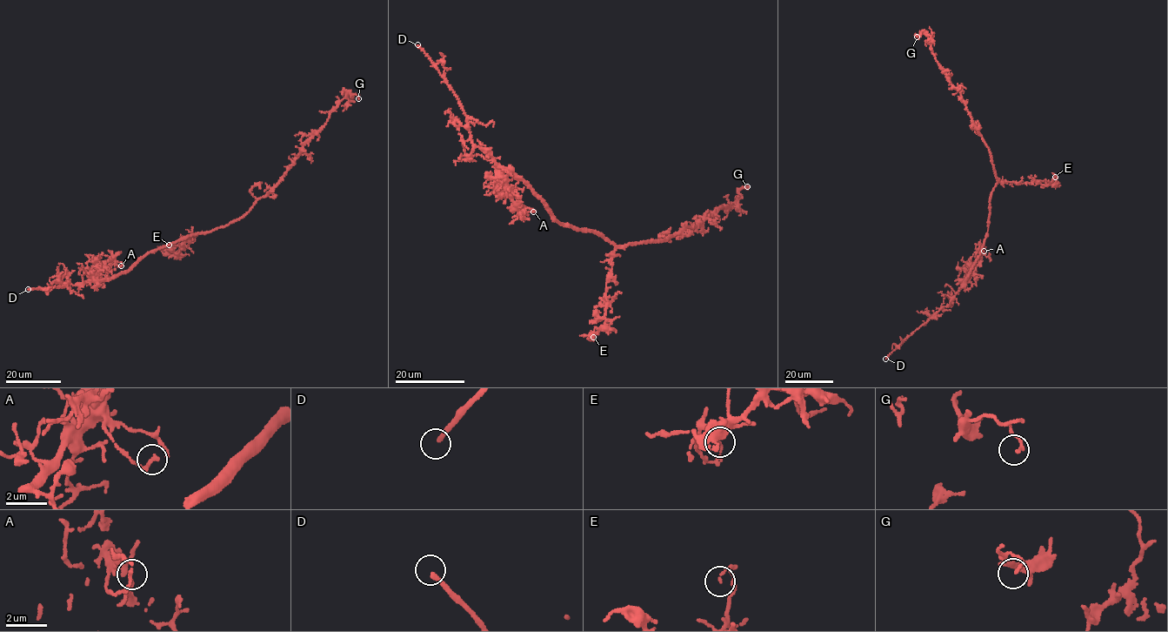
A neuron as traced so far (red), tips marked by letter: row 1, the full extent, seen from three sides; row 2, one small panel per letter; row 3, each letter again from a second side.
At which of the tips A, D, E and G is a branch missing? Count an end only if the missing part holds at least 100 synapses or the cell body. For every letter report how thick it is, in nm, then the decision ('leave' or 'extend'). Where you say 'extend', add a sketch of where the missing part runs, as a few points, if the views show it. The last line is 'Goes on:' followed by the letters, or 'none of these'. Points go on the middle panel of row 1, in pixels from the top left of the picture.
A: 150 nm | leave
D: 200 nm | extend
E: 90 nm | leave
G: 140 nm | leave
Goes on: D

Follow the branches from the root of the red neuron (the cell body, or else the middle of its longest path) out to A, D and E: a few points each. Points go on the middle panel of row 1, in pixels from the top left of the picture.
A: (601, 234), (562, 224), (519, 178), (515, 185), (506, 191), (521, 213), (533, 211)
D: (601, 234), (562, 224), (523, 182), (497, 166), (489, 151), (476, 146), (456, 97), (417, 44)
E: (601, 234), (616, 247), (605, 292), (606, 323), (589, 338), (590, 340), (593, 337)

